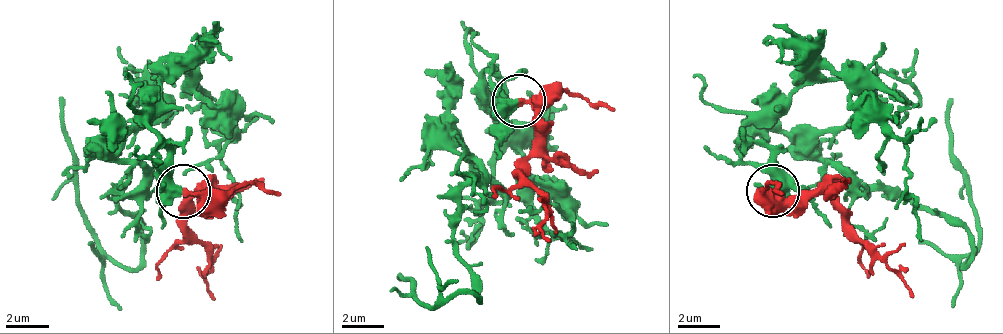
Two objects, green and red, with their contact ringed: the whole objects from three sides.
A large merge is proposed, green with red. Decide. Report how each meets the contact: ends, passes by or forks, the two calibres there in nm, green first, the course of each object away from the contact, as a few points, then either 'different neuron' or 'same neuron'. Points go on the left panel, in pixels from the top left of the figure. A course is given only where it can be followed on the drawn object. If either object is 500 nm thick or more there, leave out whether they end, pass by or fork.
green forks; red ends; calibres 300 and 220 nm; course green (184, 190), (147, 125), (157, 77), (120, 206), (136, 265), (114, 260), (66, 98); course red (184, 190), (200, 195), (195, 195), (184, 227), (206, 249), (206, 287), (217, 297); same neuron

